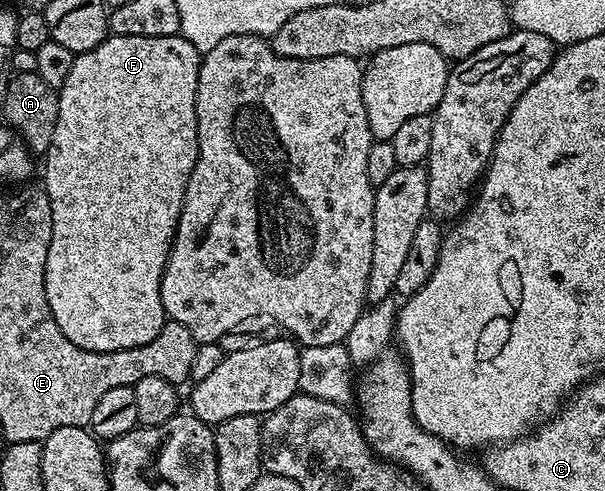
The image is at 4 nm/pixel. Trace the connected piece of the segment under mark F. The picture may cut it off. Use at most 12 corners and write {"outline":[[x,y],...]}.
{"outline":[[202,53],[74,55],[42,187],[46,302],[146,346],[198,162]]}

